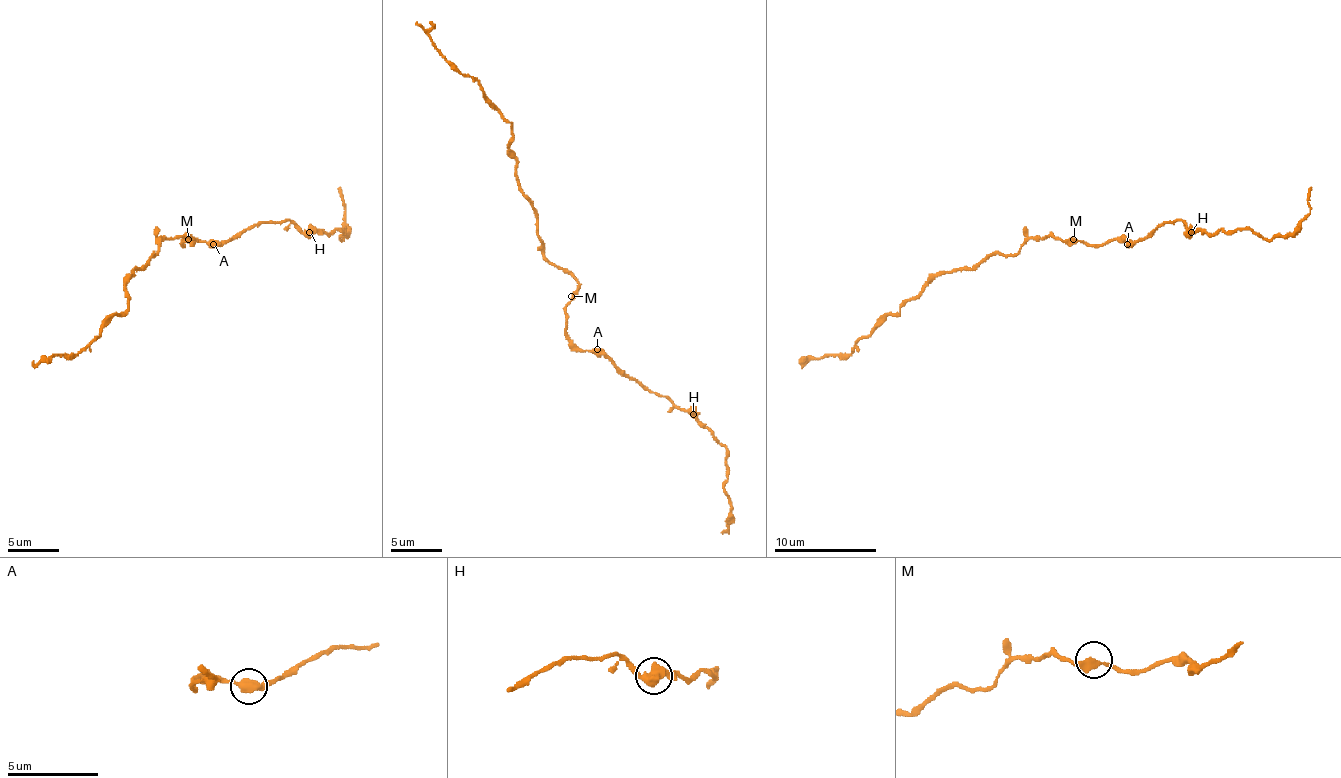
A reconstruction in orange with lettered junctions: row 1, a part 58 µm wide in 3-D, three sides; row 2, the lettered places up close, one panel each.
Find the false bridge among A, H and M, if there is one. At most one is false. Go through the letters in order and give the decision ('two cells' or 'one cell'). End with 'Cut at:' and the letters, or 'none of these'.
A: one cell
H: one cell
M: one cell
Cut at: none of these

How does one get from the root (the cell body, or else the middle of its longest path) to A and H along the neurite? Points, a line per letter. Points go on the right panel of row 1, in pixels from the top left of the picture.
A: (1073, 241), (1107, 244), (1114, 239), (1124, 239), (1127, 244)
H: (1073, 241), (1107, 244), (1114, 239), (1142, 241), (1158, 226), (1175, 221), (1180, 221), (1191, 231)

